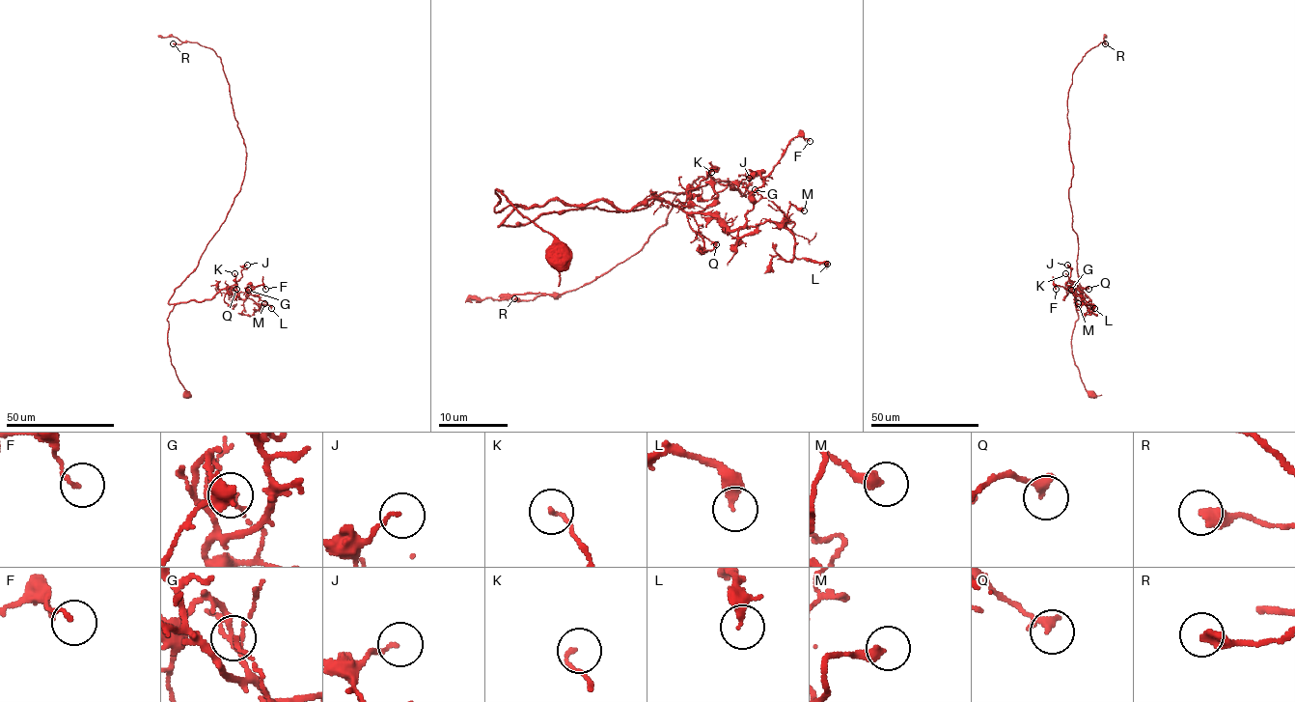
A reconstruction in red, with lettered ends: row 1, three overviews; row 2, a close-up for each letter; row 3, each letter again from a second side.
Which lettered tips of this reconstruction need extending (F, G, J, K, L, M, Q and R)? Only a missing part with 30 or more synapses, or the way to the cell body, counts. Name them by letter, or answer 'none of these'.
Q

